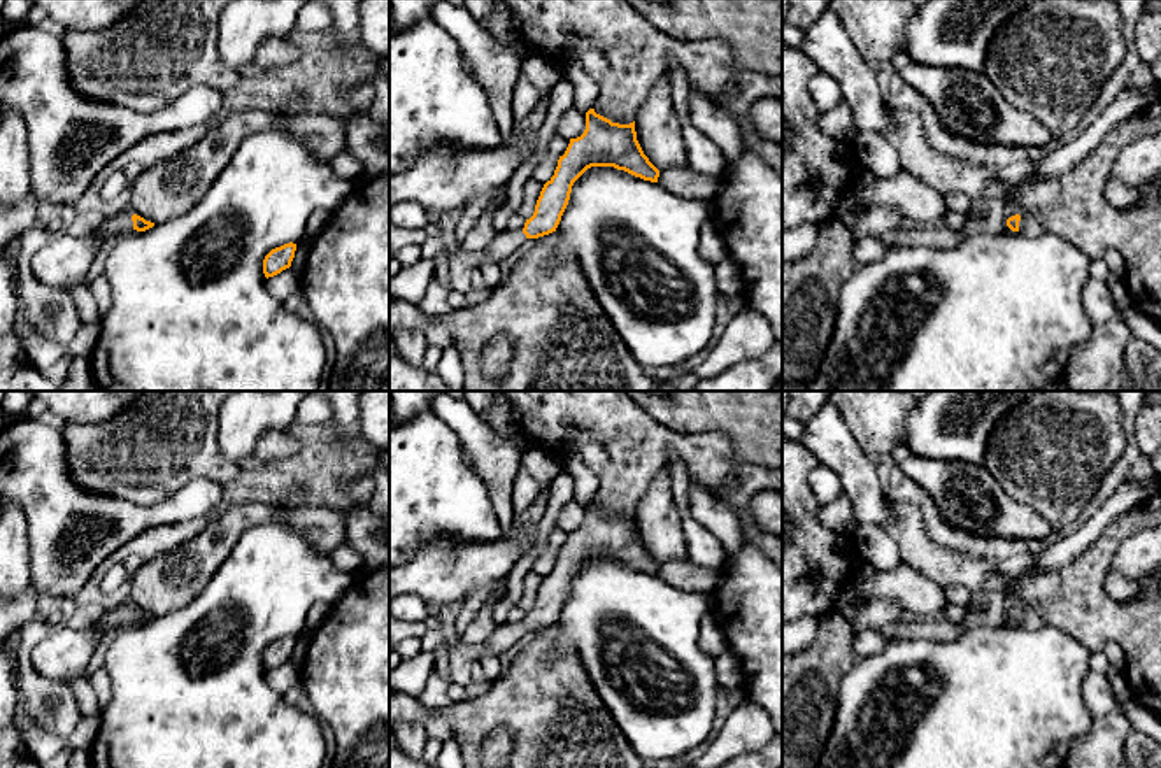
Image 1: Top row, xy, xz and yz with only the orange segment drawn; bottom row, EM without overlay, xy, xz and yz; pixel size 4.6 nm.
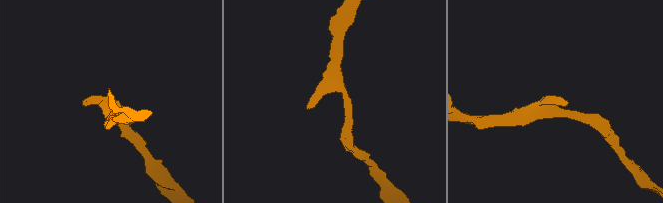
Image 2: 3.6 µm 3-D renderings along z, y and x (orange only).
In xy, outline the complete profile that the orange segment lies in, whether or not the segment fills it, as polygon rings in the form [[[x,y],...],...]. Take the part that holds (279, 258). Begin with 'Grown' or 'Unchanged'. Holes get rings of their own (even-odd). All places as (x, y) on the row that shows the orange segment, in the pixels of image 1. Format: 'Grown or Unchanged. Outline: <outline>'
Unchanged. Outline: [[[289,242],[281,247],[272,249],[263,260],[263,274],[265,277],[274,277],[282,270],[291,267],[295,258],[296,244]]]

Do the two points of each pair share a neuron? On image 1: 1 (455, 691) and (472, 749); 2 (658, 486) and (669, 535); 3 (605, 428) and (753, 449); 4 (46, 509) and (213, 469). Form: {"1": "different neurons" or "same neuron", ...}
{"1": "different neurons", "2": "same neuron", "3": "different neurons", "4": "different neurons"}

